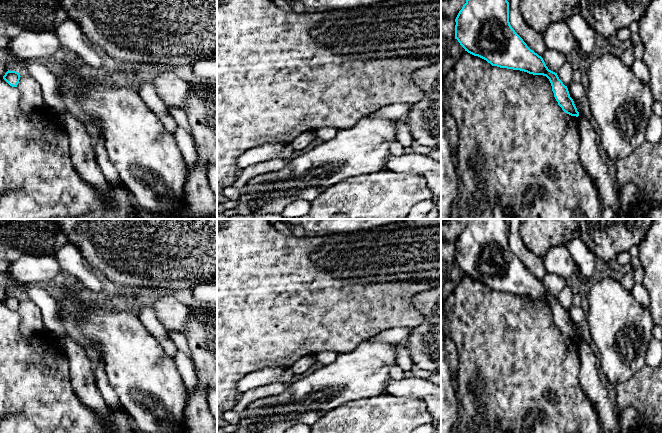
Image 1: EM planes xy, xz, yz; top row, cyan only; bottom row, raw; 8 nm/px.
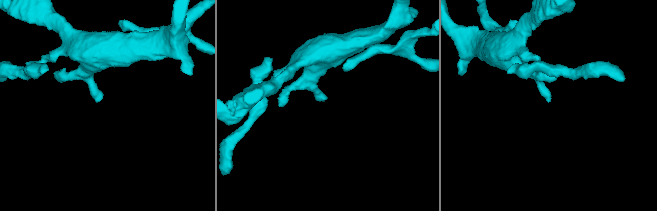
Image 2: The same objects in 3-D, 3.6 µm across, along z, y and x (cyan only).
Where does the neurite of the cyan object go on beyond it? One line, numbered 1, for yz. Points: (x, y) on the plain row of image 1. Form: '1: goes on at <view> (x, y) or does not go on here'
1: does not go on here

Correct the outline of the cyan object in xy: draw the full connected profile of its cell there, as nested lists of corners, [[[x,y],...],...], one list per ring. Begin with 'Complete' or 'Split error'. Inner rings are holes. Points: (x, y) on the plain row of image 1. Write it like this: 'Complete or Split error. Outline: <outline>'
Complete. Outline: [[[7,295],[5,299],[3,300],[3,303],[12,311],[17,311],[19,304],[20,304],[20,298],[16,295]]]

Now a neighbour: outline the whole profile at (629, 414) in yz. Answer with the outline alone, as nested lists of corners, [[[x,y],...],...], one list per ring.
[[[629,407],[626,408],[620,415],[620,421],[636,421],[640,418],[638,411],[633,408]]]

